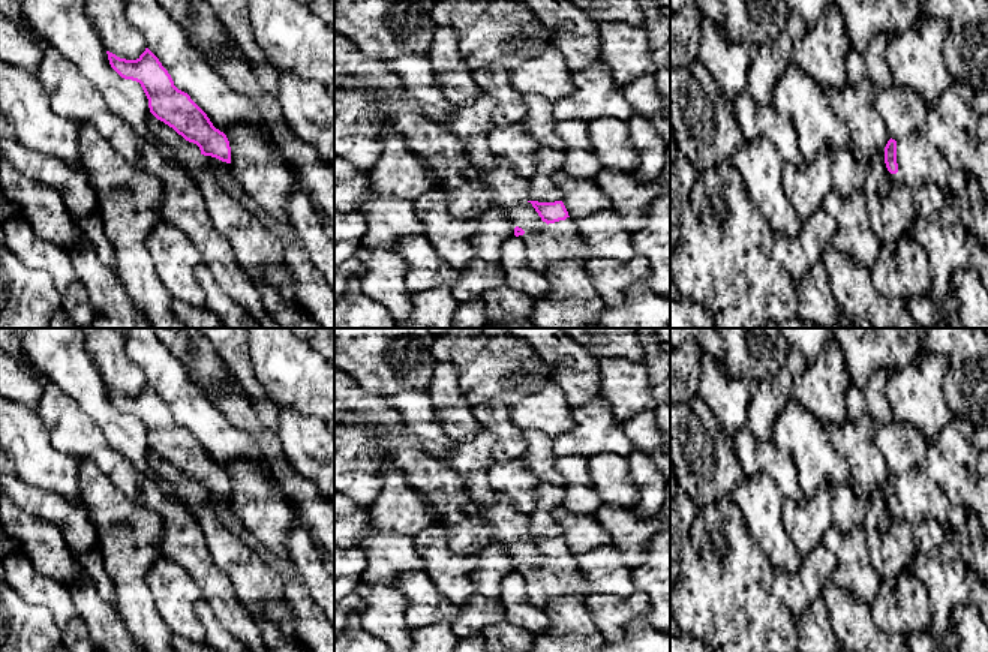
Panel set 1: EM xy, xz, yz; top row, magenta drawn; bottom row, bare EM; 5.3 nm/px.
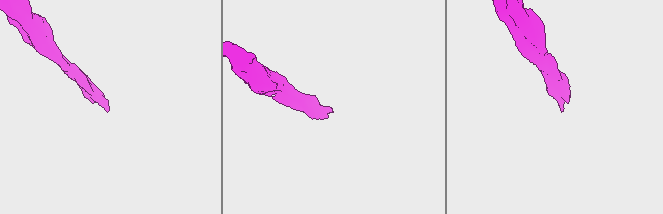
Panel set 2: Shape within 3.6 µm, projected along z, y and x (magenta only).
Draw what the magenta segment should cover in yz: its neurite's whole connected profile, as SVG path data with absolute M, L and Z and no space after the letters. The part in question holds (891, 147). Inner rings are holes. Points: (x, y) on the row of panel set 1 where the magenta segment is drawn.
M889 139L886 147L885 147L885 163L886 168L891 174L897 174L898 172L898 163L897 163L897 141L895 139Z

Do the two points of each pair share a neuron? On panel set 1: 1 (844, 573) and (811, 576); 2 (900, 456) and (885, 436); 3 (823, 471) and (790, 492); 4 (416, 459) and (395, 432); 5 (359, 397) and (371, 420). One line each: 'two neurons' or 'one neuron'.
1: two neurons
2: one neuron
3: two neurons
4: one neuron
5: one neuron

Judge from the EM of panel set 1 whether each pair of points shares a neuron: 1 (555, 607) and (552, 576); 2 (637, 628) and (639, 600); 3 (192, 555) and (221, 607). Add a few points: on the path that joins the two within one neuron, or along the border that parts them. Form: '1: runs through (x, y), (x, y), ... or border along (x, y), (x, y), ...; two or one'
1: border along (583, 595), (555, 594), (543, 609); two
2: border along (643, 618), (634, 618), (622, 636); two
3: runs through (203, 568), (219, 594); one

